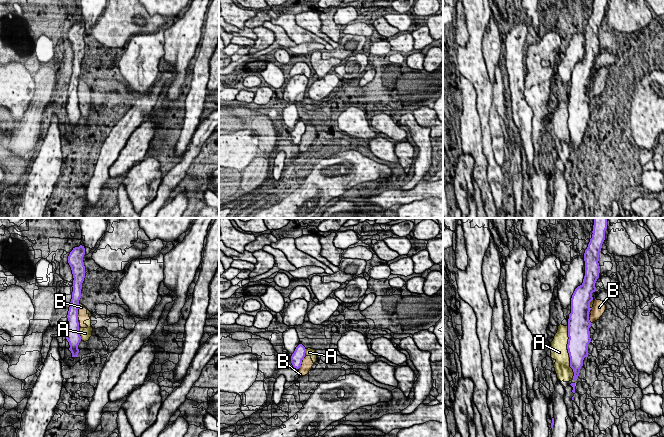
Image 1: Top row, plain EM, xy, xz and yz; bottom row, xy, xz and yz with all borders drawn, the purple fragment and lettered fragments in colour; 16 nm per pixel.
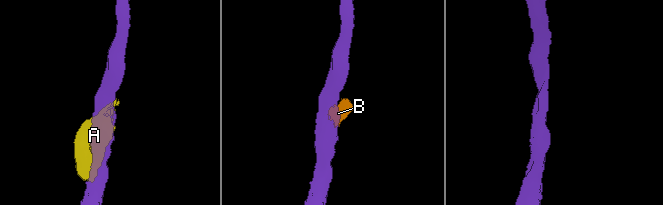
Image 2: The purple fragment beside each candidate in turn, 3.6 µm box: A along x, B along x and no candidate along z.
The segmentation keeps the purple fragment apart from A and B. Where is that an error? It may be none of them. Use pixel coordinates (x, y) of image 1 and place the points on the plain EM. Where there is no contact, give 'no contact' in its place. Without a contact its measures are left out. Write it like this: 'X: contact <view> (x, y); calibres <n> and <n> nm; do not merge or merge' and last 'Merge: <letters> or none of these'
A: contact yz (570, 140); calibres 300 and 260 nm; do not merge
B: contact yz (589, 87); calibres 340 and 200 nm; do not merge
Merge: none of these

